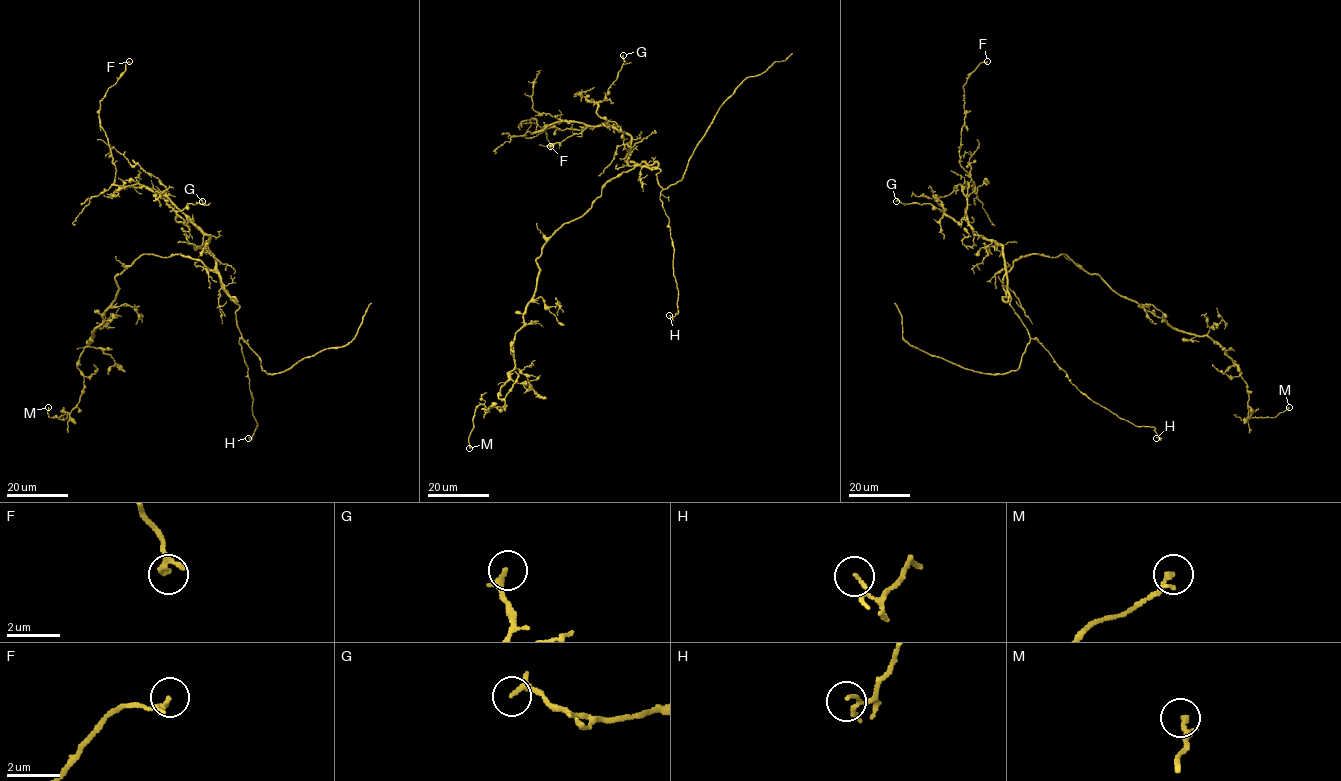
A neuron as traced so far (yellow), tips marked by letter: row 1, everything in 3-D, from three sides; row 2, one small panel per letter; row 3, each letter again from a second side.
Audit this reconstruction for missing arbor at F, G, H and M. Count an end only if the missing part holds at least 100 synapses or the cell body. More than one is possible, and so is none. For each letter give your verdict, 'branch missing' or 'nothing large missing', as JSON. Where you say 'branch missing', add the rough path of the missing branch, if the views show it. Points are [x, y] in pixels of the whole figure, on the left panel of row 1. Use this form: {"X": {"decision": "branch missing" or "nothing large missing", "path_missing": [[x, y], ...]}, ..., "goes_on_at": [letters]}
{"F": {"decision": "nothing large missing"}, "G": {"decision": "nothing large missing"}, "H": {"decision": "nothing large missing"}, "M": {"decision": "nothing large missing"}, "goes_on_at": []}

